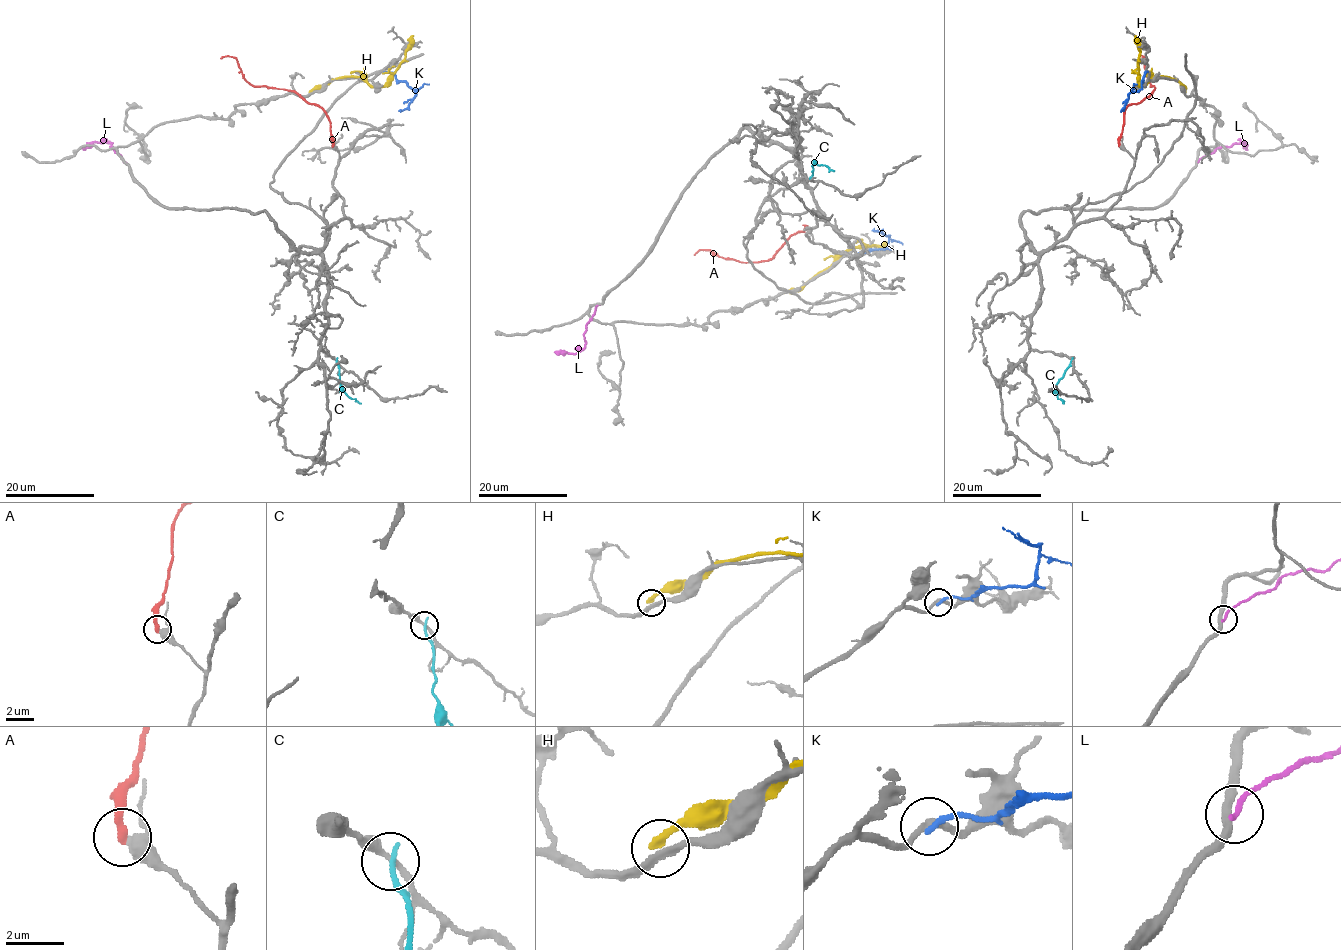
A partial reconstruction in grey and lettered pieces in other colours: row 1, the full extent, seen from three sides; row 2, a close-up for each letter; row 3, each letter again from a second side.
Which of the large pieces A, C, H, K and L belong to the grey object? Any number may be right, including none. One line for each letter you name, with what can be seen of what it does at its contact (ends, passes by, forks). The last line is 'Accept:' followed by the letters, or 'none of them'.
Accept: none of them

